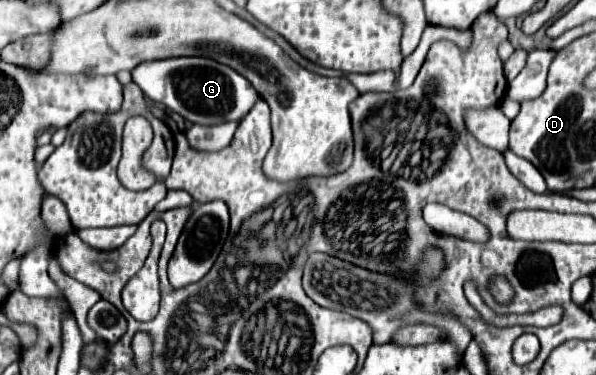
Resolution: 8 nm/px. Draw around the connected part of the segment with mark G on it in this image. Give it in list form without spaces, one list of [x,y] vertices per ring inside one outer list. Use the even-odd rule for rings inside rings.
[[[169,58],[159,62],[143,62],[131,74],[133,82],[149,100],[167,106],[193,124],[203,126],[241,120],[259,98],[249,80],[211,58]]]

